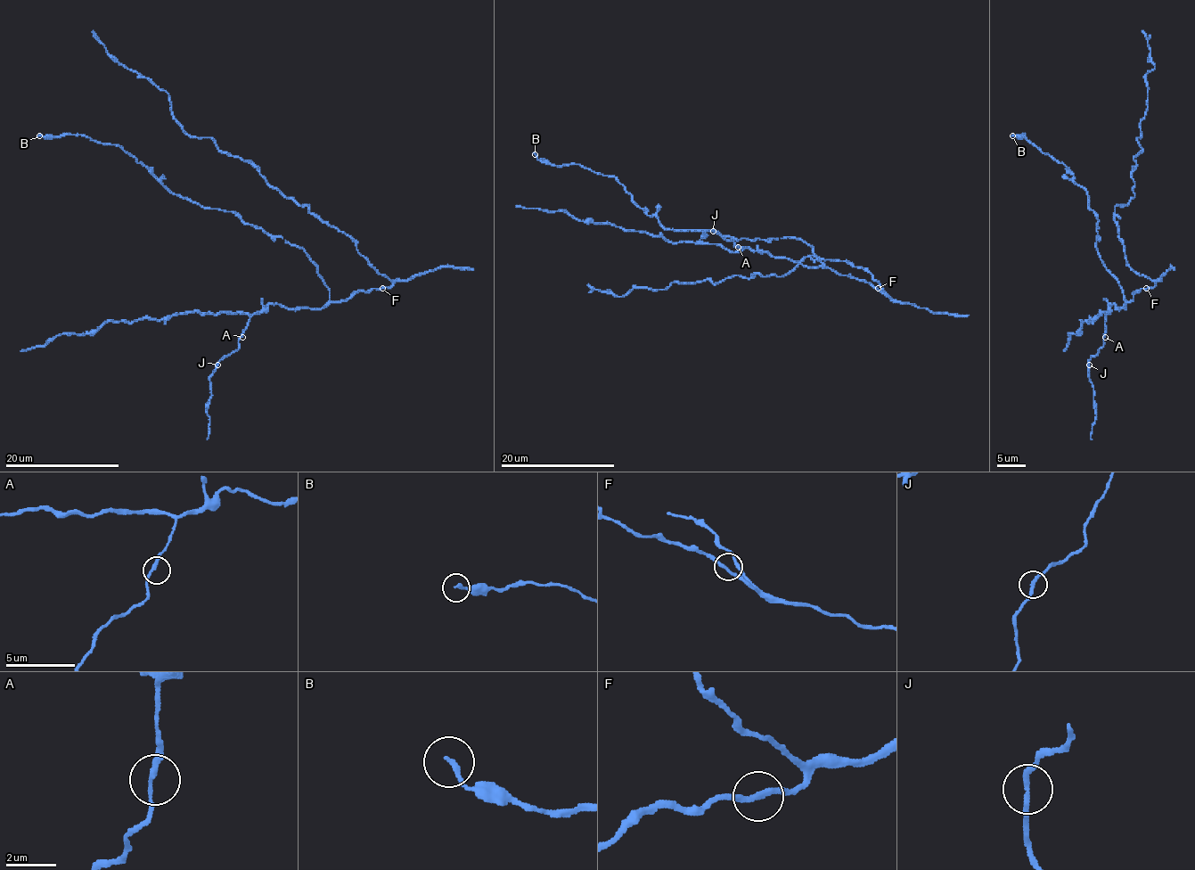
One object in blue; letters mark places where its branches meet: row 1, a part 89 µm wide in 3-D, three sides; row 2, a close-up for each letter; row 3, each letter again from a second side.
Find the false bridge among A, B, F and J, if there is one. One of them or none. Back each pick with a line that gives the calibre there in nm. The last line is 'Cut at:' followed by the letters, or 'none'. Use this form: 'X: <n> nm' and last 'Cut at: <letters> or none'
Cut at: none

